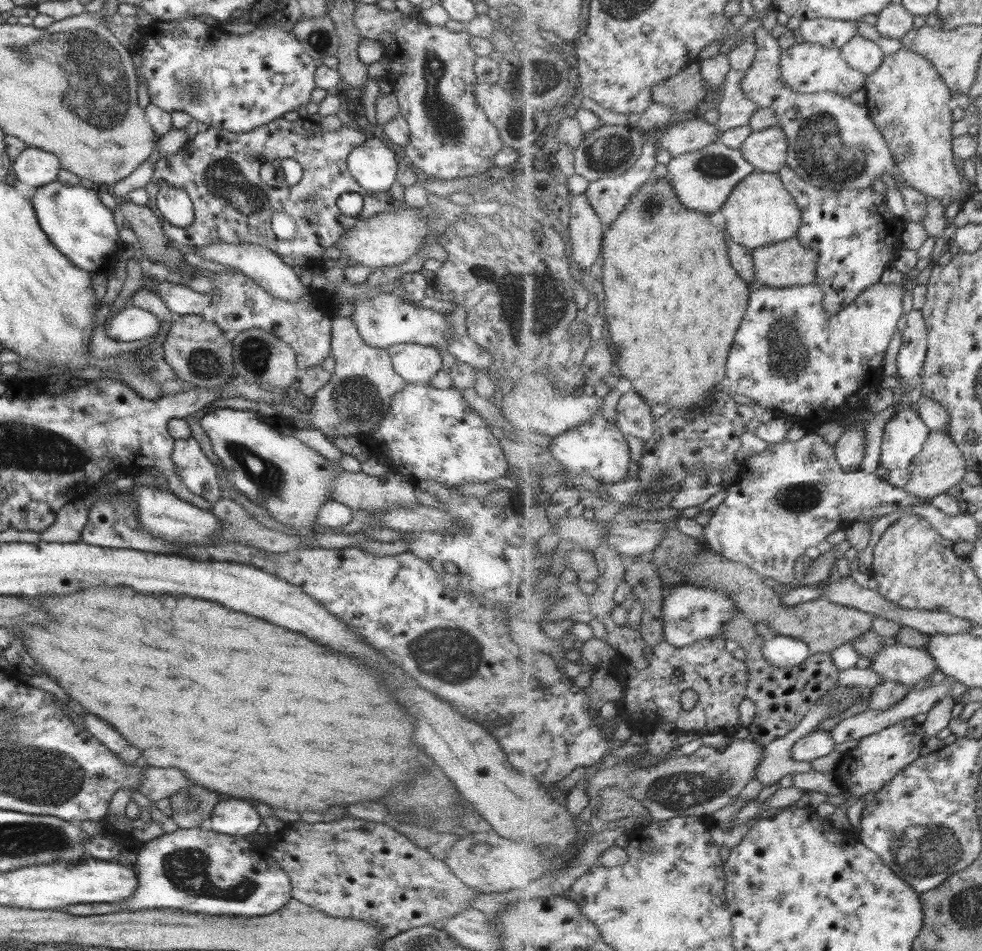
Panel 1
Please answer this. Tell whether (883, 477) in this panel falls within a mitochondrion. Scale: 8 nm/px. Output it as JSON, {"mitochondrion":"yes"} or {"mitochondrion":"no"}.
{"mitochondrion":"no"}

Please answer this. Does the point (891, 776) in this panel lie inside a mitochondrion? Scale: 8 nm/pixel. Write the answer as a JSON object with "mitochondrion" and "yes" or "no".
{"mitochondrion":"no"}

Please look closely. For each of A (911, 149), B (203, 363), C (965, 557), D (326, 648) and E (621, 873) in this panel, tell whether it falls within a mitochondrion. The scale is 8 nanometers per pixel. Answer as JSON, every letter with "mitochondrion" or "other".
{"A":"mitochondrion","B":"mitochondrion","C":"other","D":"other","E":"other"}

